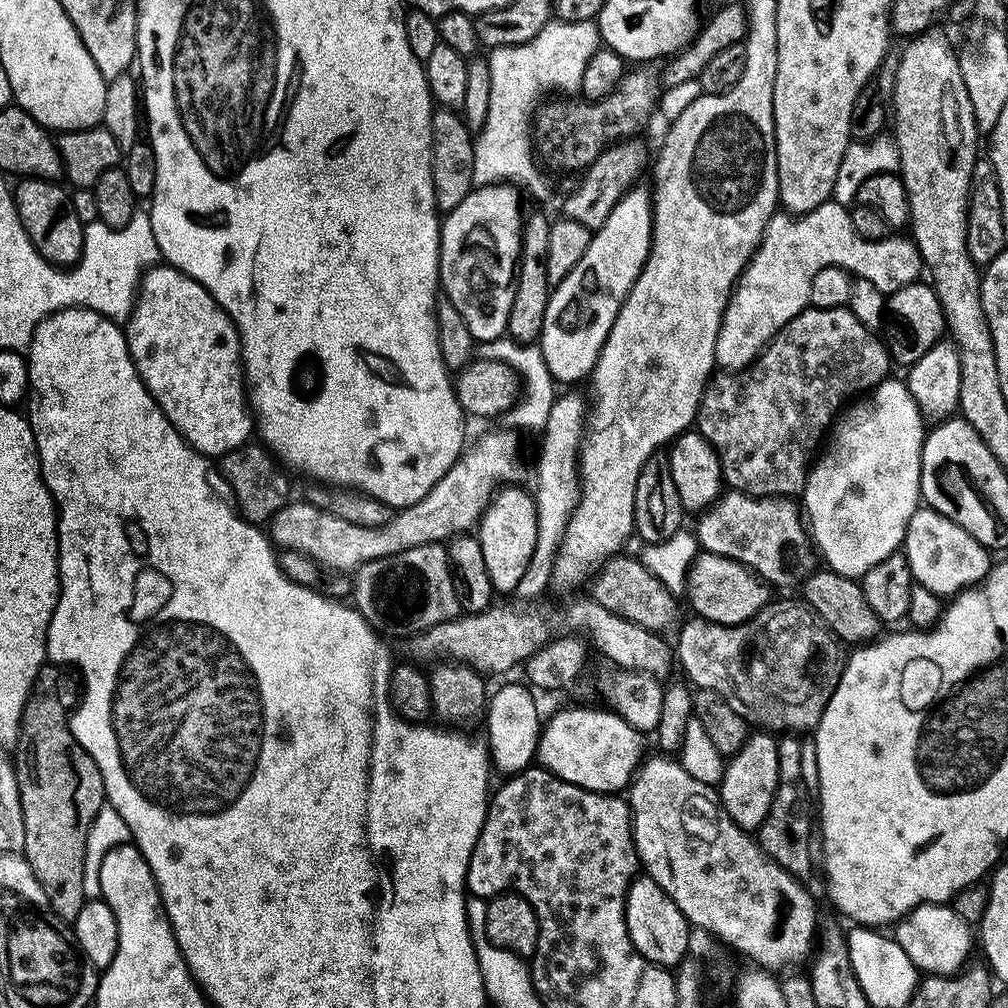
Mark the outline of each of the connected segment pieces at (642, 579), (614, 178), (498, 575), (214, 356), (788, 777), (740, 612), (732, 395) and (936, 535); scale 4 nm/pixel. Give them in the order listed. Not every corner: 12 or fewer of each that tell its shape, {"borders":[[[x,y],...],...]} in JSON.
{"borders":[[[635,555],[604,561],[591,599],[657,634],[677,597]],[[640,138],[604,149],[583,175],[567,221],[596,231],[650,162]],[[501,487],[478,525],[497,593],[515,593],[538,538],[536,501]],[[171,266],[125,325],[148,393],[193,450],[249,443],[240,333]],[[777,739],[776,796],[758,829],[782,870],[812,872],[814,804],[802,740]],[[701,551],[686,597],[699,619],[751,620],[771,587],[744,564]],[[809,306],[694,424],[723,483],[803,493],[838,413],[889,375],[848,306]],[[921,506],[902,551],[913,581],[952,598],[993,567],[962,526]]]}

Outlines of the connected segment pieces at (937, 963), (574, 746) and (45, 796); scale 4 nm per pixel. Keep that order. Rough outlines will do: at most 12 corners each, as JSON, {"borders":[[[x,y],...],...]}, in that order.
{"borders":[[[920,904],[894,937],[921,973],[955,976],[974,928],[952,906]],[[611,710],[547,717],[539,767],[620,794],[645,759],[645,733]],[[40,667],[14,741],[22,855],[75,923],[104,779]]]}

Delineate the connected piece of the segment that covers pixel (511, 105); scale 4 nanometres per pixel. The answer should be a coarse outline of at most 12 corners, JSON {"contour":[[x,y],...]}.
{"contour":[[553,18],[489,51],[473,187],[513,182],[559,203],[536,166],[546,92],[579,91],[595,19]]}

